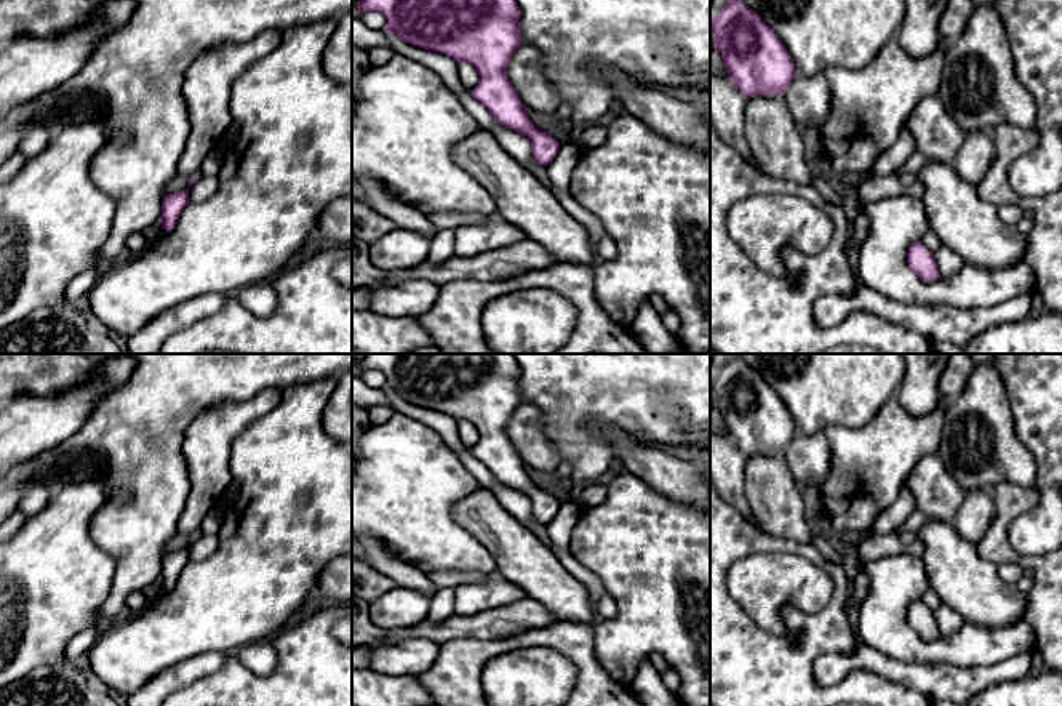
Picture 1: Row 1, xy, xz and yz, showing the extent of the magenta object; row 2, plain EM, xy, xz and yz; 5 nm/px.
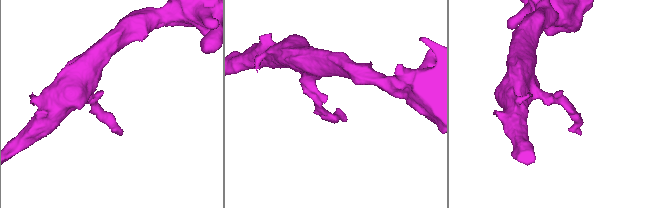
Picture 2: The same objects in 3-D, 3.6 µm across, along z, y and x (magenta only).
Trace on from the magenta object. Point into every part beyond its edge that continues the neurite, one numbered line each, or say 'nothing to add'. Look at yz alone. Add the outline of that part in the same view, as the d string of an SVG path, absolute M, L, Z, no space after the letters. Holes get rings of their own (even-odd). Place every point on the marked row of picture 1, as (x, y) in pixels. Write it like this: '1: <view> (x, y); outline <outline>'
nothing to add

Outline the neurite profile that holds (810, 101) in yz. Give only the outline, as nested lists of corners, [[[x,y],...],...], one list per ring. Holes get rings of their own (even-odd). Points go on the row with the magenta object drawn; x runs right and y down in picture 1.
[[[795,72],[785,90],[785,99],[798,128],[819,130],[832,109],[832,94],[824,72],[809,77]]]

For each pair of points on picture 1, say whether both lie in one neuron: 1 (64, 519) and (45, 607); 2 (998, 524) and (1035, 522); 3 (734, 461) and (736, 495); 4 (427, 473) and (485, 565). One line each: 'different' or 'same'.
1: same
2: different
3: same
4: same

